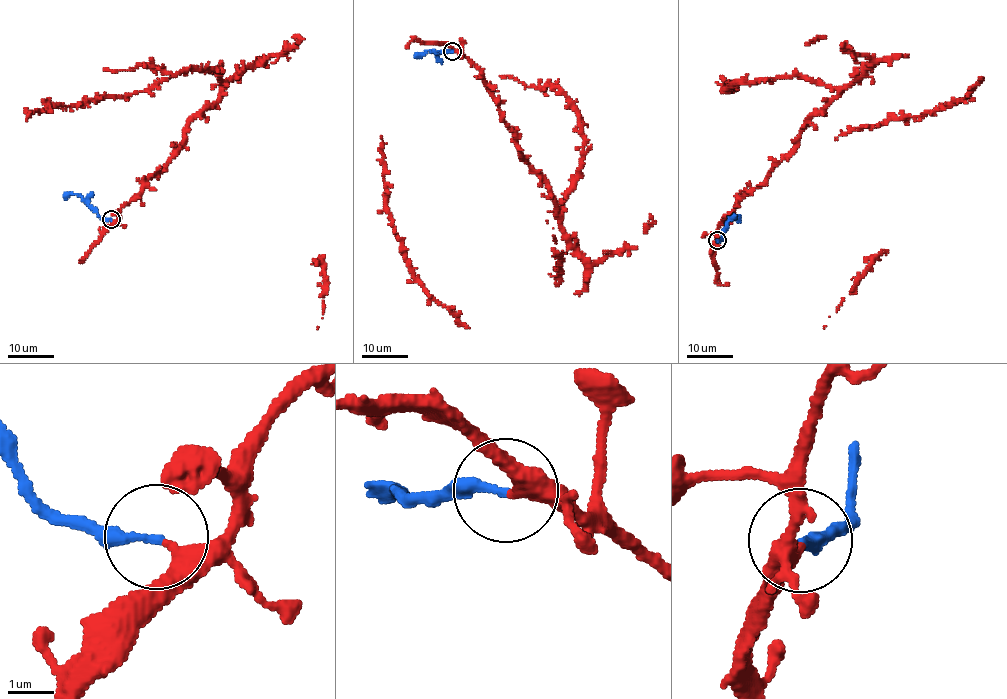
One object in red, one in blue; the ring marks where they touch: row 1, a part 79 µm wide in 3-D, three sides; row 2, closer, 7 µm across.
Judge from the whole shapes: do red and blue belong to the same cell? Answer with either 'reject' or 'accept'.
reject

